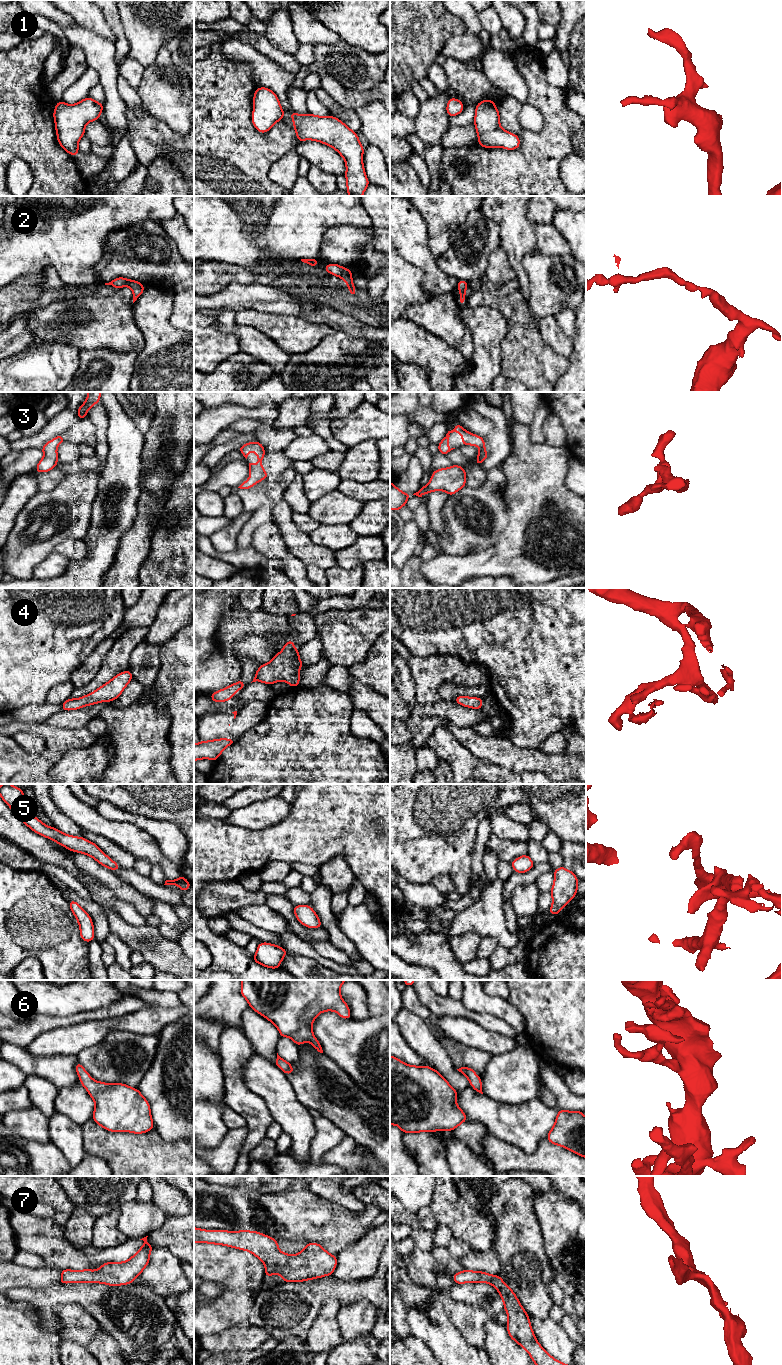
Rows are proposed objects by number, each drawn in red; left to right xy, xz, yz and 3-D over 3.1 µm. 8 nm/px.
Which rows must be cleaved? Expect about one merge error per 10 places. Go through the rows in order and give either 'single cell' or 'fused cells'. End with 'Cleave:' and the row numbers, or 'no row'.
1: single cell
2: single cell
3: single cell
4: single cell
5: single cell
6: single cell
7: single cell
Cleave: no row

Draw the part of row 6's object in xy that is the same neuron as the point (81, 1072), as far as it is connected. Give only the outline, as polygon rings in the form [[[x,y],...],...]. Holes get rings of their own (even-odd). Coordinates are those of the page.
[[[77,1061],[80,1083],[95,1103],[92,1119],[111,1132],[142,1134],[154,1128],[150,1104],[138,1089],[126,1084],[109,1084],[91,1078]]]

